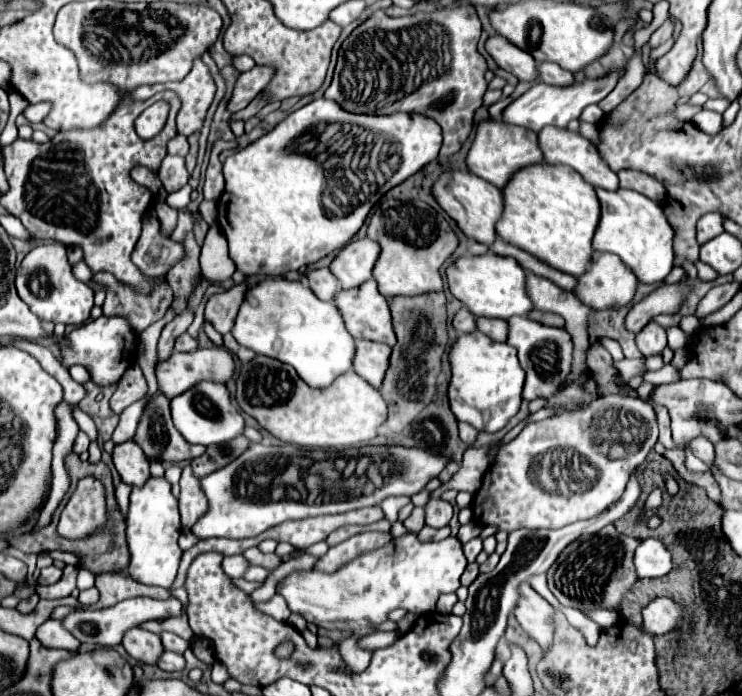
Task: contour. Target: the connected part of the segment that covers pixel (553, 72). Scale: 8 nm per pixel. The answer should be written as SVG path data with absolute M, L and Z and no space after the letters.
M539 63L539 77L549 85L559 85L559 87L569 87L575 83L573 73L561 69L557 63Z

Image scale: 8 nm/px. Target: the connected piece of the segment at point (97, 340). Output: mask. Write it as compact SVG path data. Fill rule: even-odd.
M103 315L95 321L89 321L77 329L73 329L73 333L69 333L67 339L69 339L69 347L59 343L59 347L63 351L63 365L71 367L77 363L77 365L89 367L89 373L97 385L117 383L119 377L125 373L125 369L131 367L135 361L137 335L129 327L129 323L121 317L105 317Z

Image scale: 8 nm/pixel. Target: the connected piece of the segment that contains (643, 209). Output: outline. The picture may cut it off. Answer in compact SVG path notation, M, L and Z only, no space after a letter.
M597 189L601 201L601 221L593 237L593 249L617 255L641 283L661 283L673 269L673 229L663 209L649 197L629 191Z

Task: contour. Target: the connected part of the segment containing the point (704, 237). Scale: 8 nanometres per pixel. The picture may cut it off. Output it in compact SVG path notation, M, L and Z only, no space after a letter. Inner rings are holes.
M707 213L697 221L697 241L699 245L723 233L723 217L719 213Z

